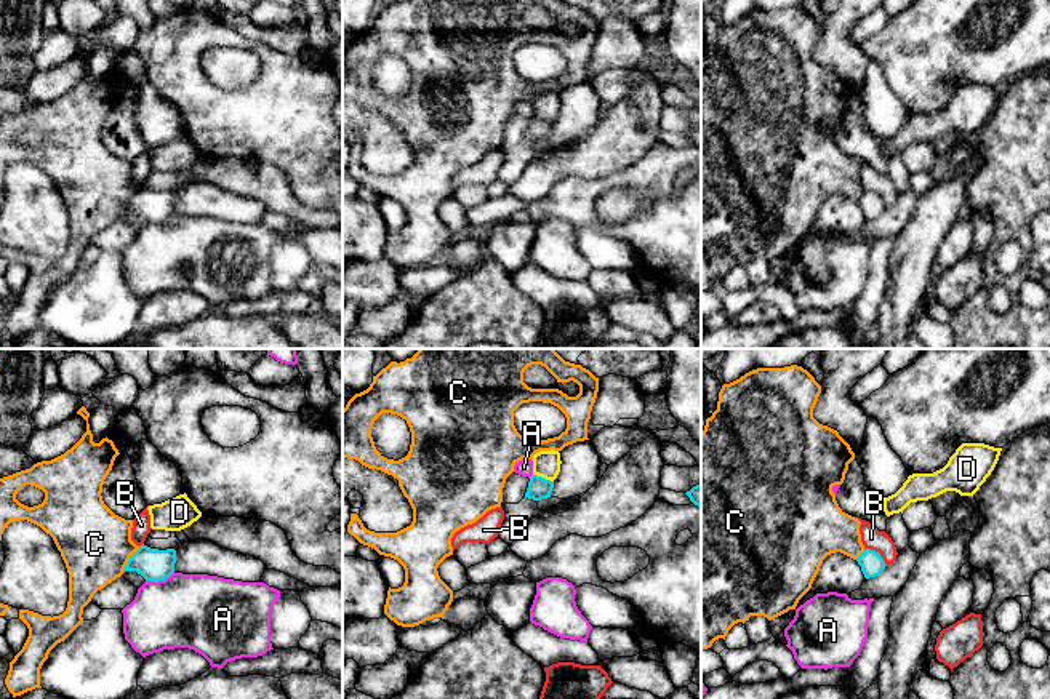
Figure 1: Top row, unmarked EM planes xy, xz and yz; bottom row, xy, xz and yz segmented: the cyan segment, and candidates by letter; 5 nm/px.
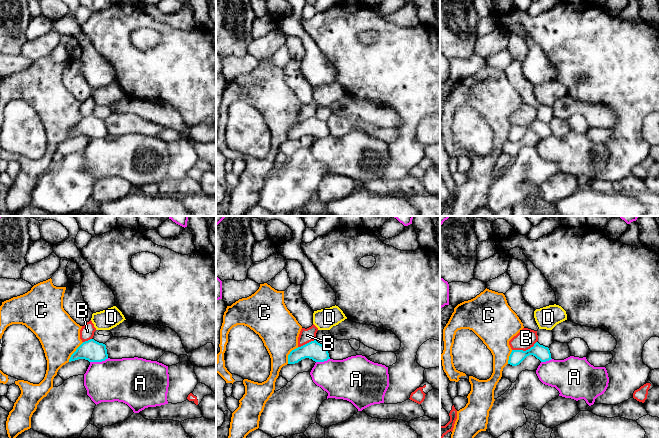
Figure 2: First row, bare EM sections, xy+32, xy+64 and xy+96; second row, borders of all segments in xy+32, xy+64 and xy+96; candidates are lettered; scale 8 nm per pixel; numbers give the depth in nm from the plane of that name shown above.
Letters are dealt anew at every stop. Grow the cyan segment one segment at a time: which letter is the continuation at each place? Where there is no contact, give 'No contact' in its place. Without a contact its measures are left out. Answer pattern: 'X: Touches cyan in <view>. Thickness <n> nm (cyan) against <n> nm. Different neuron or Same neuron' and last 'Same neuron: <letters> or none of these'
A: Touches cyan in xy. Thickness 160 nm (cyan) against 380 nm. Different neuron
B: Touches cyan in yz. Thickness 120 nm (cyan) against 110 nm. Different neuron
C: Touches cyan in xy. Thickness 160 nm (cyan) against 360 nm. Different neuron
D: Touches cyan in xz. Thickness 110 nm (cyan) against 140 nm. Different neuron
Same neuron: none of these

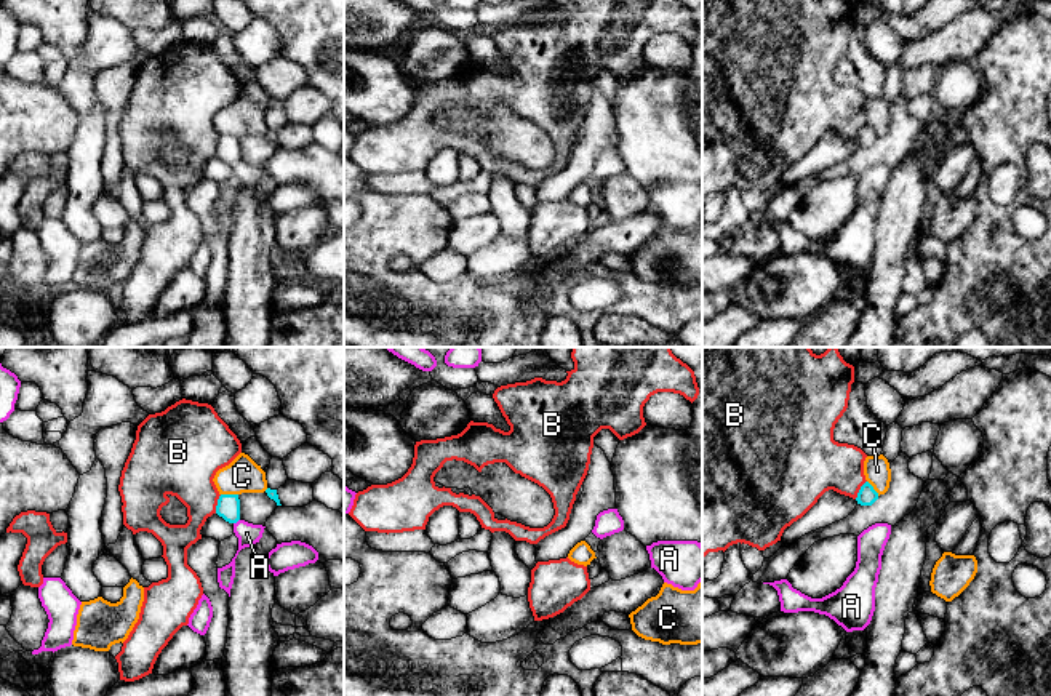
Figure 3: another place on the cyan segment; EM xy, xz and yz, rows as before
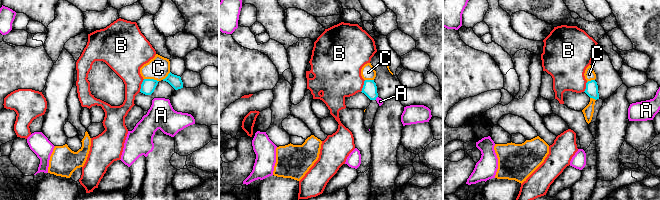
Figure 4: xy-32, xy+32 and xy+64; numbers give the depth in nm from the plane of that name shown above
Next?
A: Touches cyan in xy. Thickness 120 nm (cyan) against 110 nm. Same neuron
B: Touches cyan in xy. Thickness 120 nm (cyan) against 300 nm. Different neuron
C: Touches cyan in xy. Thickness 120 nm (cyan) against 180 nm. Different neuron
Same neuron: A

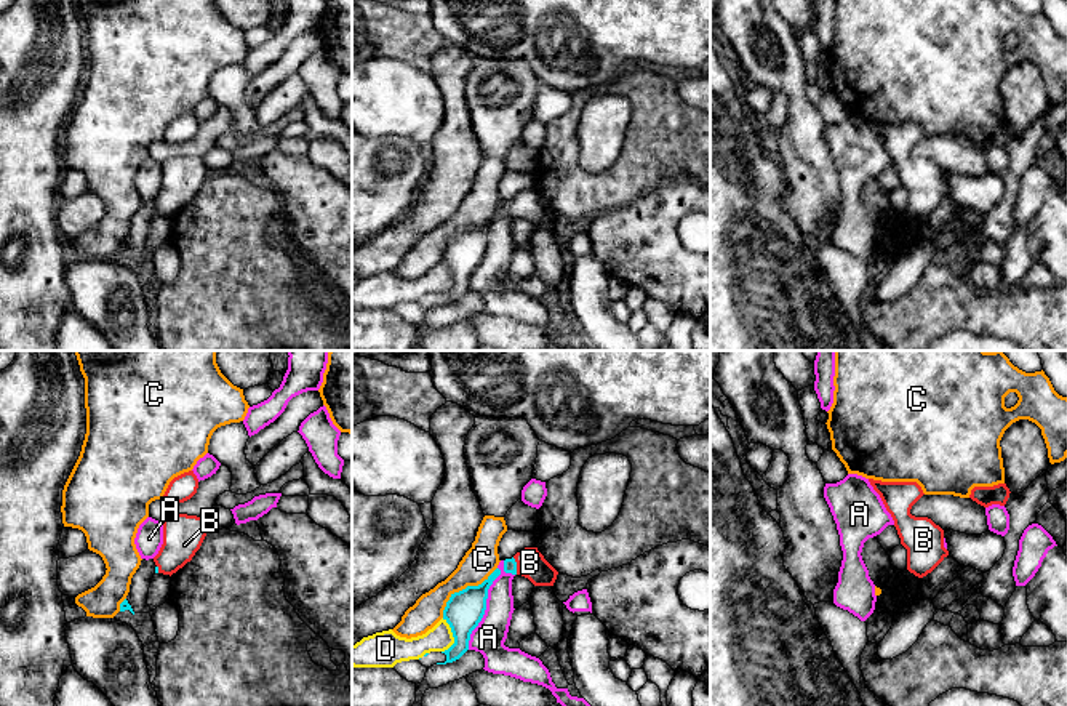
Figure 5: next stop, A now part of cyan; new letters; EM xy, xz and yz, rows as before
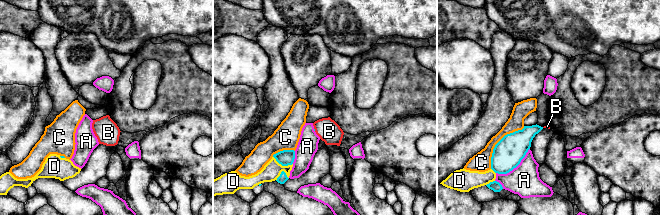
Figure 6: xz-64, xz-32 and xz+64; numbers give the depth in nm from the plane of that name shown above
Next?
A: Touches cyan in xz. Thickness 190 nm (cyan) against 170 nm. Different neuron
B: Touches cyan in xz. Thickness 60 nm (cyan) against 140 nm. Same neuron
C: Touches cyan in xz. Thickness 190 nm (cyan) against 170 nm. Different neuron
D: Touches cyan in xz. Thickness 190 nm (cyan) against 130 nm. Different neuron
Same neuron: B

